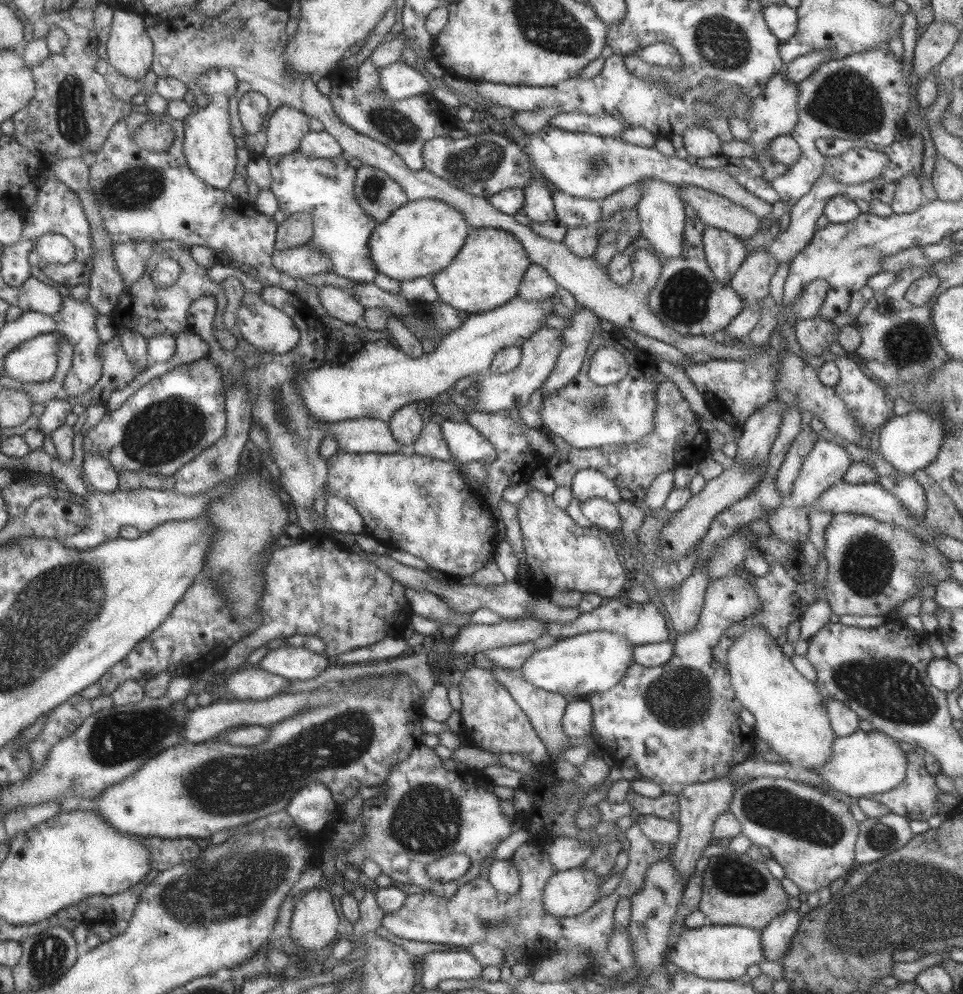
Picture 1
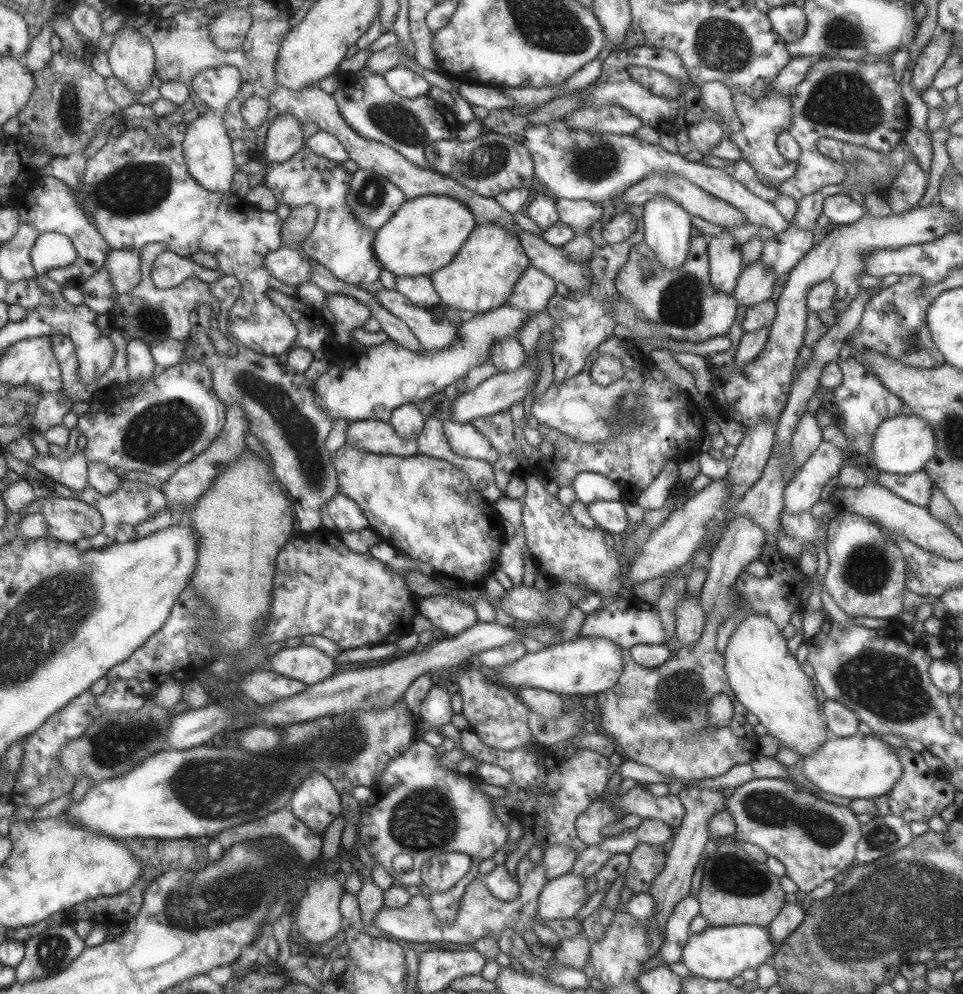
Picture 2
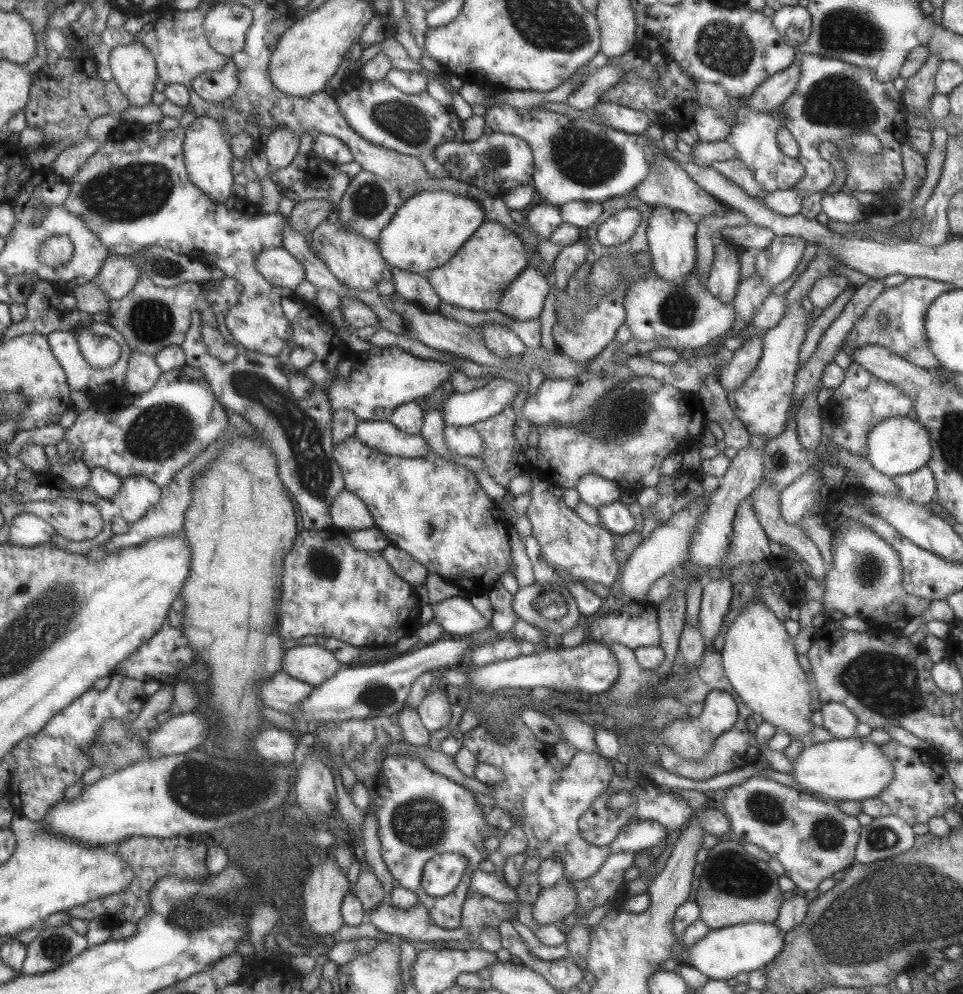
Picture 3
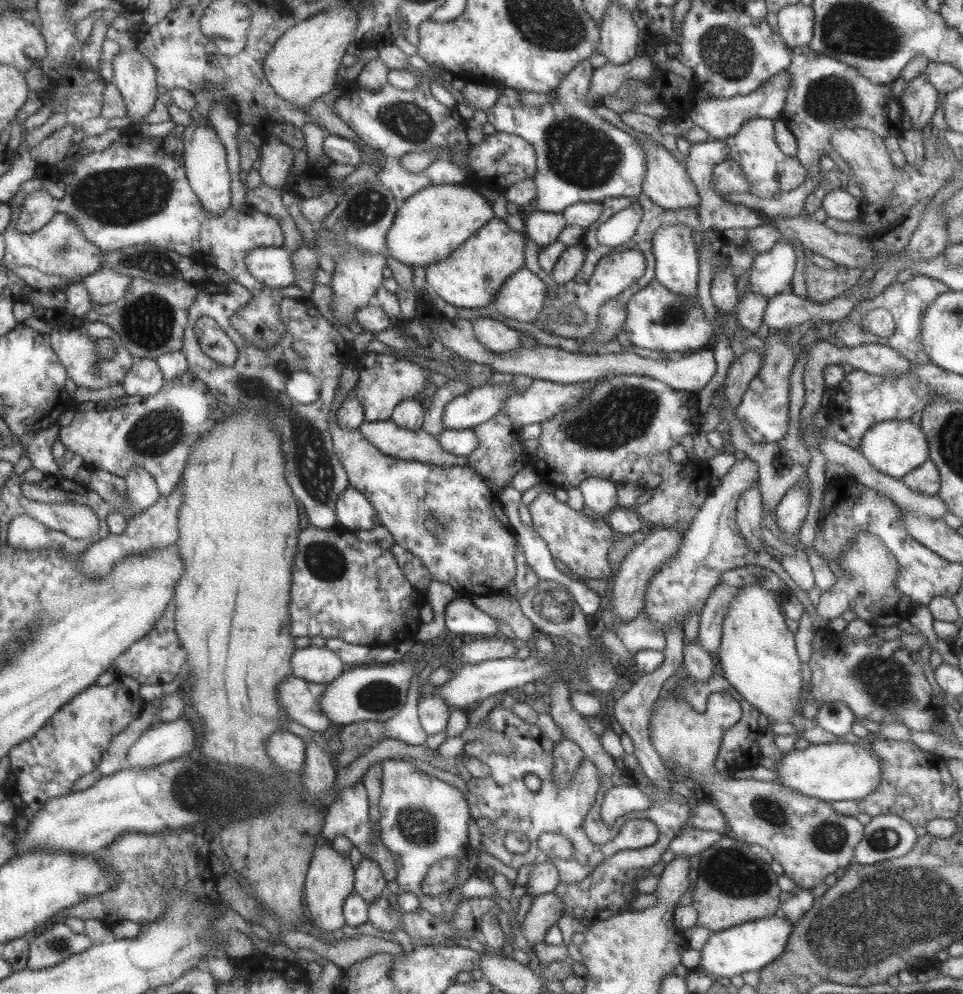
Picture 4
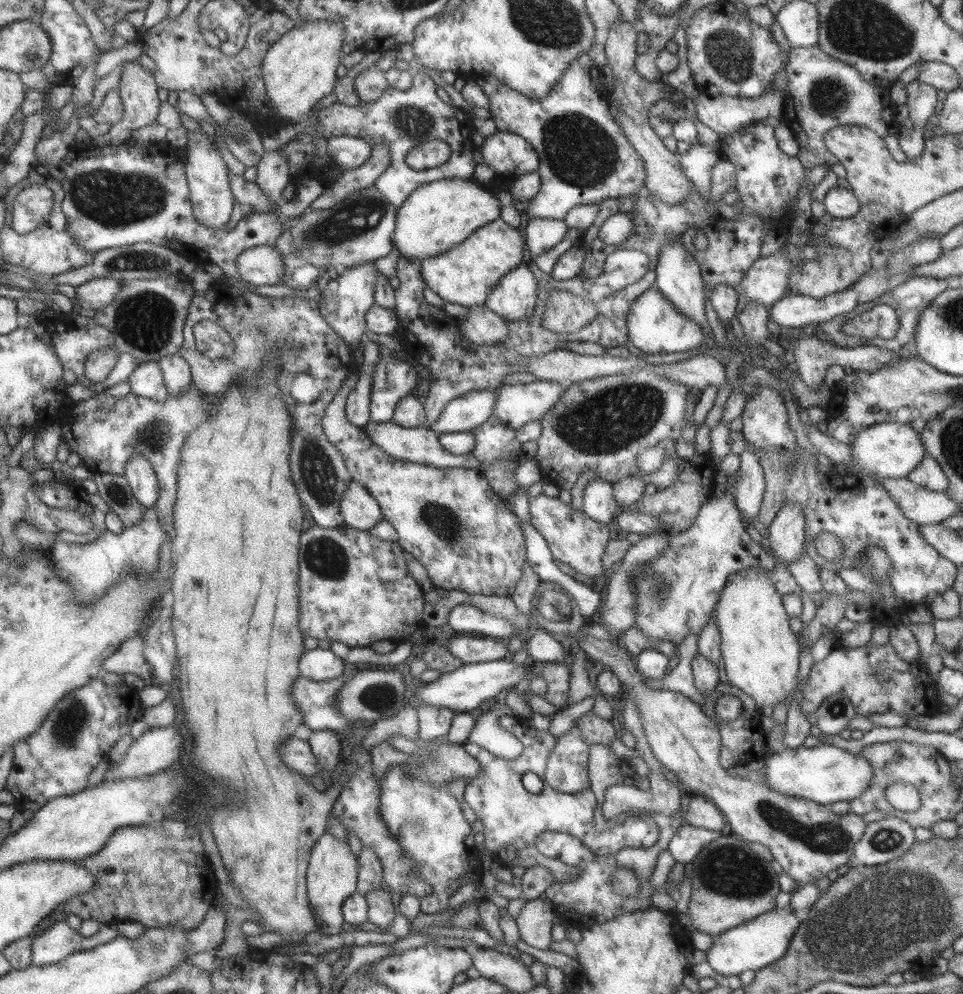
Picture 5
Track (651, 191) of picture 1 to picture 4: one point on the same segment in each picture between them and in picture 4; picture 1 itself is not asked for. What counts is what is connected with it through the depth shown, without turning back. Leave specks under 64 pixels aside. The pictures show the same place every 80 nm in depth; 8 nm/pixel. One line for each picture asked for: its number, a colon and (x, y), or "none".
2: (665, 225)
3: (670, 236)
4: (675, 258)

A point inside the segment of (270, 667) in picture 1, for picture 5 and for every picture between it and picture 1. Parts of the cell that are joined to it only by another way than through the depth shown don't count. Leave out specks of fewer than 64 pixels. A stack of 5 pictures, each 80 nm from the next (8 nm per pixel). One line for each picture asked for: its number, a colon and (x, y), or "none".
2: (308, 665)
3: (310, 664)
4: (316, 665)
5: (318, 665)

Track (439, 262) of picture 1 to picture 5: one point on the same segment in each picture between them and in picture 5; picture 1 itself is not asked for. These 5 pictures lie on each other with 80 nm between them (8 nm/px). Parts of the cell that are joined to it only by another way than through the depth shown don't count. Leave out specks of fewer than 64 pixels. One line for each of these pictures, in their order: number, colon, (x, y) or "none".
2: (424, 234)
3: (430, 226)
4: (429, 224)
5: (436, 216)

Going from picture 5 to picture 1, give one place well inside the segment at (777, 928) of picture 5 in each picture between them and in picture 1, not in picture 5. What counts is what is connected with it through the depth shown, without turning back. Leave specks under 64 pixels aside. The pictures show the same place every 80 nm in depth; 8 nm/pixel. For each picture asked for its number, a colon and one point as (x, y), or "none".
1: (714, 951)
2: (717, 953)
3: (723, 952)
4: (727, 952)

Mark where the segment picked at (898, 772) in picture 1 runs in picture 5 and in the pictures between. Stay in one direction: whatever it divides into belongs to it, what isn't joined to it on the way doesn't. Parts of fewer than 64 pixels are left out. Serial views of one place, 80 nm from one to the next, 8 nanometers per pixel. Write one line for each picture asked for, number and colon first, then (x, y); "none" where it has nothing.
2: (861, 766)
3: (849, 769)
4: (839, 771)
5: (825, 774)

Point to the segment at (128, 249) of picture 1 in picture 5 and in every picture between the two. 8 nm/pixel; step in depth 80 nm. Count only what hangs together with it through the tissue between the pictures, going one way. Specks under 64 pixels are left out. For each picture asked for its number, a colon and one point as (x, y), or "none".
2: (124, 265)
3: (116, 277)
4: (105, 285)
5: (93, 294)

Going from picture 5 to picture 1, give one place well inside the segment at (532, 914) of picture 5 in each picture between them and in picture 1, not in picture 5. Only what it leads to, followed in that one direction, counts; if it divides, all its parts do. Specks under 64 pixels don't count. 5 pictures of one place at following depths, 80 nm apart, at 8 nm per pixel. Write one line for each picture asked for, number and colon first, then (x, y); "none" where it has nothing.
1: (568, 893)
2: (562, 897)
3: (553, 904)
4: (545, 909)

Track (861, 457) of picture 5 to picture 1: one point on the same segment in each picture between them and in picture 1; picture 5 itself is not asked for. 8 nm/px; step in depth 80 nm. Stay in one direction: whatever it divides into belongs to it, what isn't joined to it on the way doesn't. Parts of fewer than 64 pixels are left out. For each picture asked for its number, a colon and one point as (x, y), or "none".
1: (908, 442)
2: (902, 444)
3: (898, 445)
4: (892, 447)

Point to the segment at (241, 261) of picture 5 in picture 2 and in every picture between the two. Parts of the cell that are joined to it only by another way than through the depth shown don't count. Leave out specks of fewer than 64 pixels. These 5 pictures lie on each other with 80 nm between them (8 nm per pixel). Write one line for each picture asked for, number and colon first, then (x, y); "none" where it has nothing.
2: (285, 263)
3: (277, 265)
4: (272, 266)

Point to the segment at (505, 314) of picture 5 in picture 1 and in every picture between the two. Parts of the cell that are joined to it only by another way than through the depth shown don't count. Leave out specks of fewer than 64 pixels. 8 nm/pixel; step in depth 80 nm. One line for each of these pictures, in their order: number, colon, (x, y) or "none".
1: (536, 284)
2: (531, 292)
3: (523, 298)
4: (521, 298)

